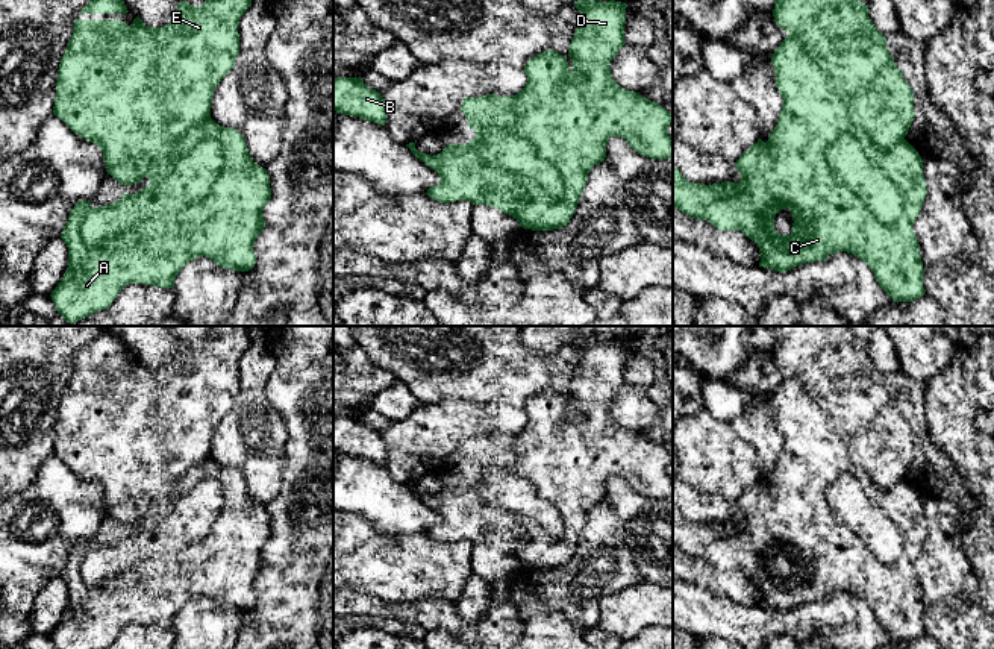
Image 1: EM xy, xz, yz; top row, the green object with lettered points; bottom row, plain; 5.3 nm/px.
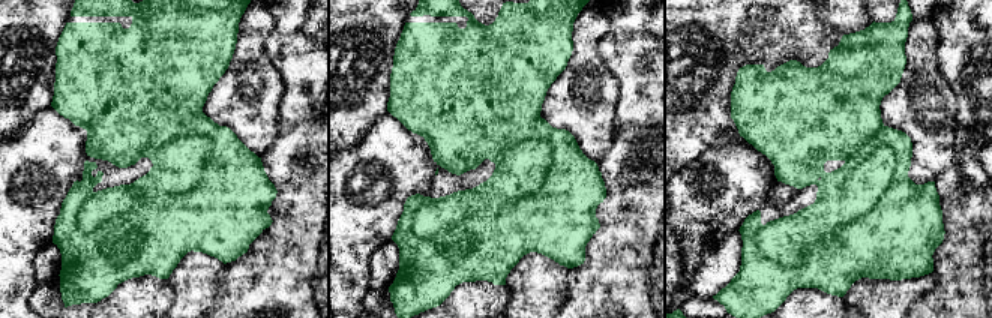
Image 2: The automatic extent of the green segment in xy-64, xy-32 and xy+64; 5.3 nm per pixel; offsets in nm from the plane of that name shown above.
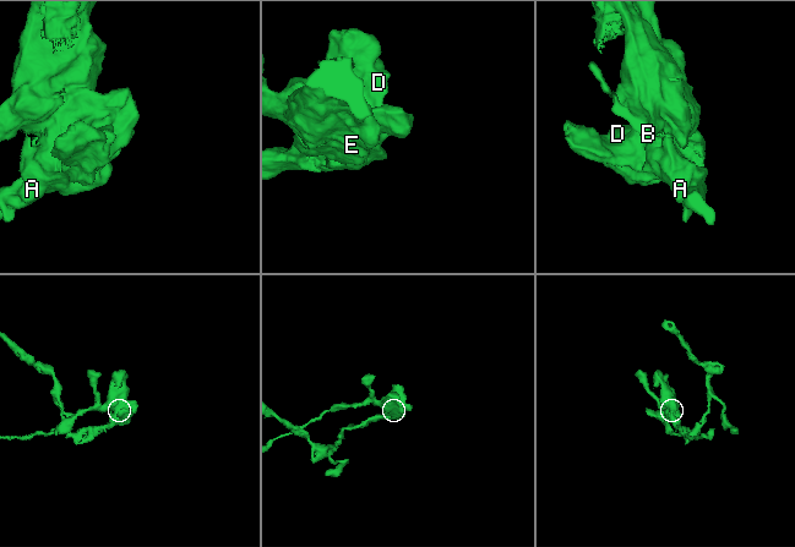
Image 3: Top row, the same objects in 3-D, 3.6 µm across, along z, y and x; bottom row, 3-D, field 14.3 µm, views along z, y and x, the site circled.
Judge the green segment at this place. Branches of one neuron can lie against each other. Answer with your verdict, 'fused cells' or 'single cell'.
fused cells

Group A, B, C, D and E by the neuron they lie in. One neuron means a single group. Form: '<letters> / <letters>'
A C D / B E

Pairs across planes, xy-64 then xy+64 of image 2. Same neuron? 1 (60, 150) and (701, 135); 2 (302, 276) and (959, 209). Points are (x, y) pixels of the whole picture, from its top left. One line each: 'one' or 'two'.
1: two
2: one

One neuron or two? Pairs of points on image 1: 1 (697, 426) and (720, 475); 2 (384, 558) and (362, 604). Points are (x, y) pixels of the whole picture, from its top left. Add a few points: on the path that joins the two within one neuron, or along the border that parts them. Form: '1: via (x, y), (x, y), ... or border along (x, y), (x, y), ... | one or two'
1: via (697, 438), (697, 445), (715, 463) | one
2: border along (349, 589), (402, 602) | two

